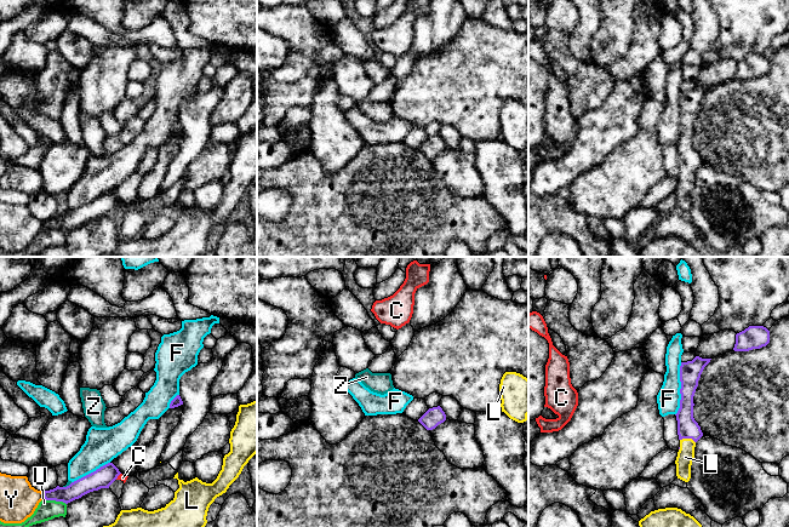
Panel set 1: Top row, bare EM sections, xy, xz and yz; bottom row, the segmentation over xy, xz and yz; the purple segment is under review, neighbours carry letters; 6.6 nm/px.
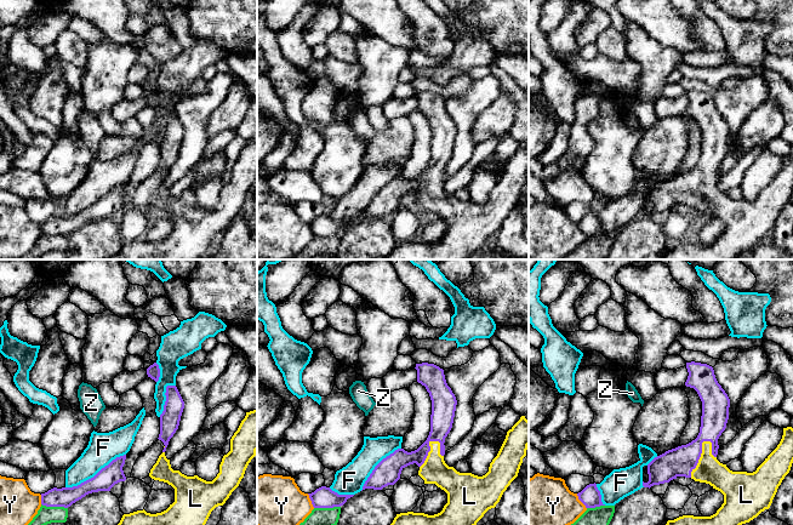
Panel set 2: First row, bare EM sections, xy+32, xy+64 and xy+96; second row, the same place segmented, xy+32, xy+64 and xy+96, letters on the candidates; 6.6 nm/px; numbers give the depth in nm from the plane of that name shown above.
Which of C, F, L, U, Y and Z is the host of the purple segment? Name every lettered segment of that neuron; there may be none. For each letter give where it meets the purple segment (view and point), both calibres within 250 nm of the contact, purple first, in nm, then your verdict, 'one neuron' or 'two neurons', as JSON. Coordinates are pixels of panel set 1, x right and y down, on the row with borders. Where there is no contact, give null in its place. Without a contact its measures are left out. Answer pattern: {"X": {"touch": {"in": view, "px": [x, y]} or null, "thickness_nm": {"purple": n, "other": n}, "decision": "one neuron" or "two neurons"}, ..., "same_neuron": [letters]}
{"C": {"touch": {"in": "xy", "px": [118, 475]}, "thickness_nm": {"purple": 140, "other": 50}, "decision": "two neurons"}, "F": {"touch": {"in": "yz", "px": [680, 389]}, "thickness_nm": {"purple": 140, "other": 160}, "decision": "two neurons"}, "L": {"touch": {"in": "yz", "px": [687, 437]}, "thickness_nm": {"purple": 140, "other": 110}, "decision": "one neuron"}, "U": {"touch": {"in": "xy", "px": [55, 499]}, "thickness_nm": {"purple": 120, "other": 130}, "decision": "two neurons"}, "Y": {"touch": {"in": "xy", "px": [44, 496]}, "thickness_nm": {"purple": 120, "other": 260}, "decision": "two neurons"}, "Z": {"touch": {"in": "xy", "px": [67, 486]}, "thickness_nm": {"purple": 140, "other": 20}, "decision": "two neurons"}, "same_neuron": ["L"]}

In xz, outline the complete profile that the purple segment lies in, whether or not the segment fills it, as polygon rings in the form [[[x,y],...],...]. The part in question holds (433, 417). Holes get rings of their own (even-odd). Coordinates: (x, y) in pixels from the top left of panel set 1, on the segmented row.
[[[440,406],[429,408],[418,422],[427,429],[433,430],[446,420],[446,414]]]

